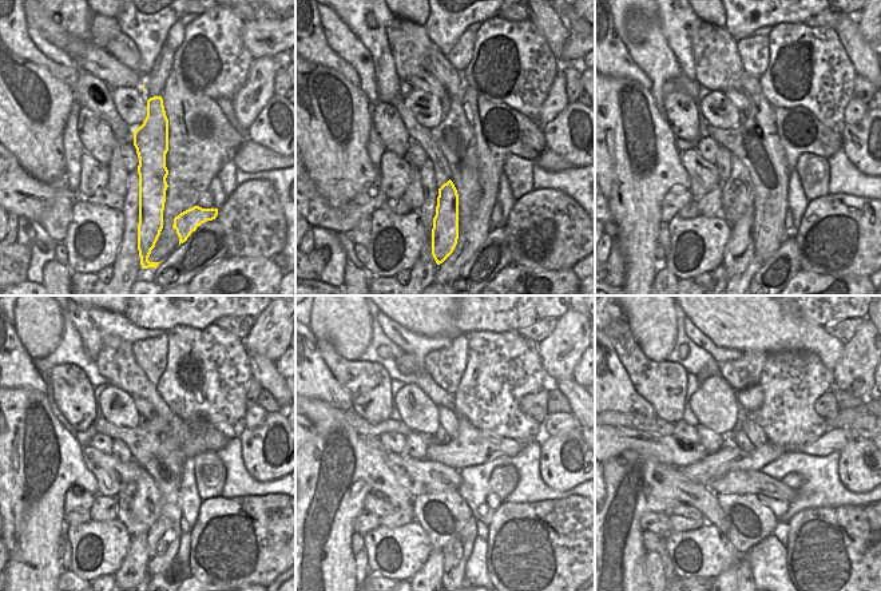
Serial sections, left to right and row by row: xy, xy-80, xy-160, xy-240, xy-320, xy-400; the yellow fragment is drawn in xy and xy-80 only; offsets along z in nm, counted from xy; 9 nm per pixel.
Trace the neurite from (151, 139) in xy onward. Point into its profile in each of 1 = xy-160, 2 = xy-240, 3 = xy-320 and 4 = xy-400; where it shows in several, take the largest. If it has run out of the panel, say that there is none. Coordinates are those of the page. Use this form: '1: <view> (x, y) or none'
1: xy-160 (739, 250)
2: xy-240 (134, 567)
3: xy-320 (433, 567)
4: xy-400 (734, 567)

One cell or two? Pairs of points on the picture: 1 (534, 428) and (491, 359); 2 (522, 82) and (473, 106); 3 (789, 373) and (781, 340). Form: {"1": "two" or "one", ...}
{"1": "one", "2": "two", "3": "two"}

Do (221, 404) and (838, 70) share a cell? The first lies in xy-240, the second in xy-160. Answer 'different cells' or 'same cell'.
same cell

